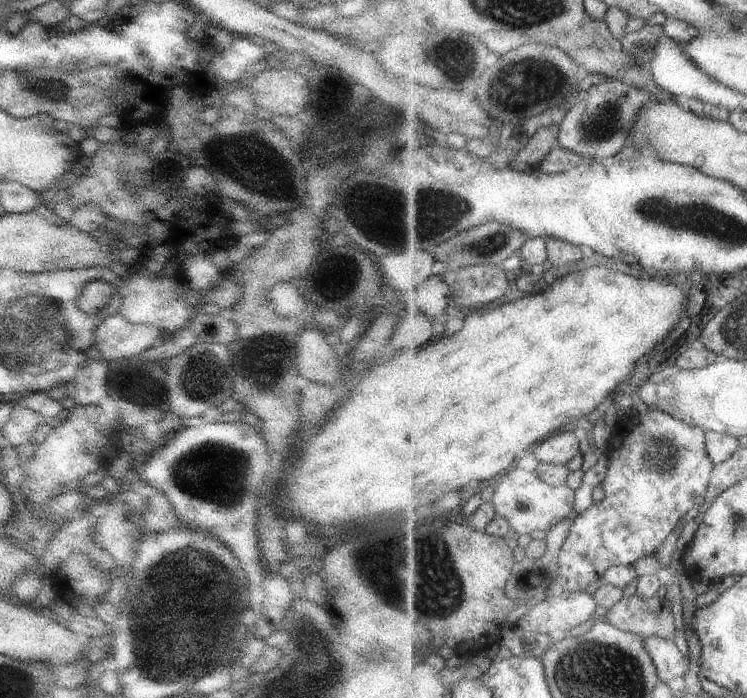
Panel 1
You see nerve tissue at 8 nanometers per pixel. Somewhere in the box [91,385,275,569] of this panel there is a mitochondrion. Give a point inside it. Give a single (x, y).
(210, 473)

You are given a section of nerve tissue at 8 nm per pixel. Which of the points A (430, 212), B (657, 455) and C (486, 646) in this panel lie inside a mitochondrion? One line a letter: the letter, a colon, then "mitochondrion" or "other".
A: mitochondrion
B: mitochondrion
C: other

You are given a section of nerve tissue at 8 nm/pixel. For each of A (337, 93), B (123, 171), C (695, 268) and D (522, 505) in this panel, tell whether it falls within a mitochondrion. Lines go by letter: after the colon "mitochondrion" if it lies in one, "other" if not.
A: mitochondrion
B: mitochondrion
C: other
D: mitochondrion

